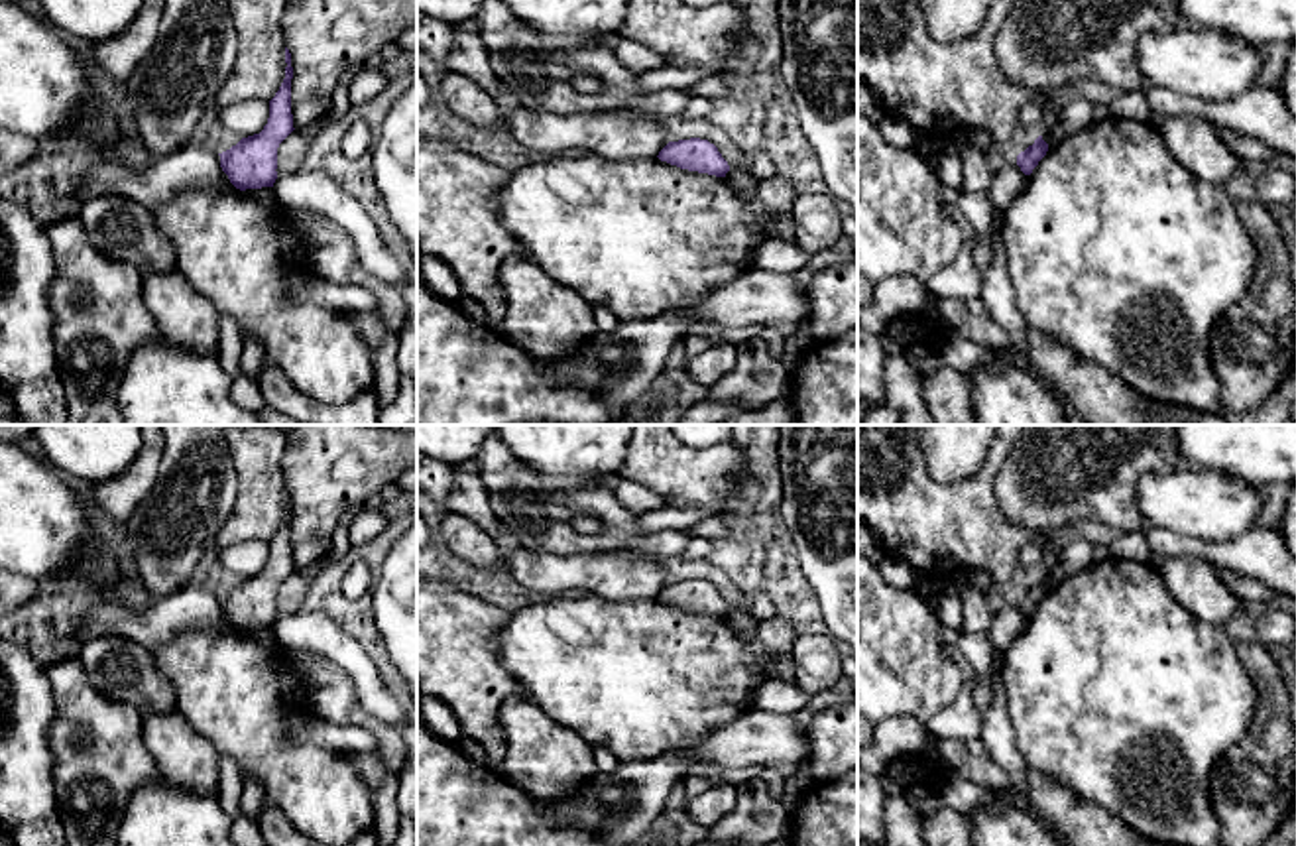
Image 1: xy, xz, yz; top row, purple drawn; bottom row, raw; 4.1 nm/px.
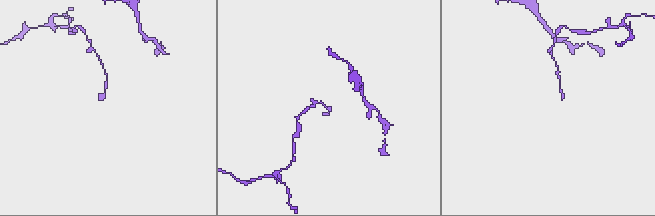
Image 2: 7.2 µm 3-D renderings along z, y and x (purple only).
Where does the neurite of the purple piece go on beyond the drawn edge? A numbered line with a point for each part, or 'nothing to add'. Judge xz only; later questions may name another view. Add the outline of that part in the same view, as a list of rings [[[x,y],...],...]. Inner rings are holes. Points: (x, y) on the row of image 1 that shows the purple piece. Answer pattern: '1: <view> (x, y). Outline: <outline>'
nothing to add

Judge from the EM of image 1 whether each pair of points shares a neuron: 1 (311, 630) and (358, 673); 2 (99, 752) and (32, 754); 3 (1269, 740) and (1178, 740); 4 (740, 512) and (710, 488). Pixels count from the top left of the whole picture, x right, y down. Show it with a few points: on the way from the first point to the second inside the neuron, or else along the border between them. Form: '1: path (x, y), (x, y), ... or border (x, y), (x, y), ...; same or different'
1: path (323, 636), (351, 662); same
2: border (58, 709), (50, 728), (56, 799); different
3: border (1257, 697), (1249, 730), (1222, 756), (1212, 778); different
4: path (732, 504), (718, 490); same

